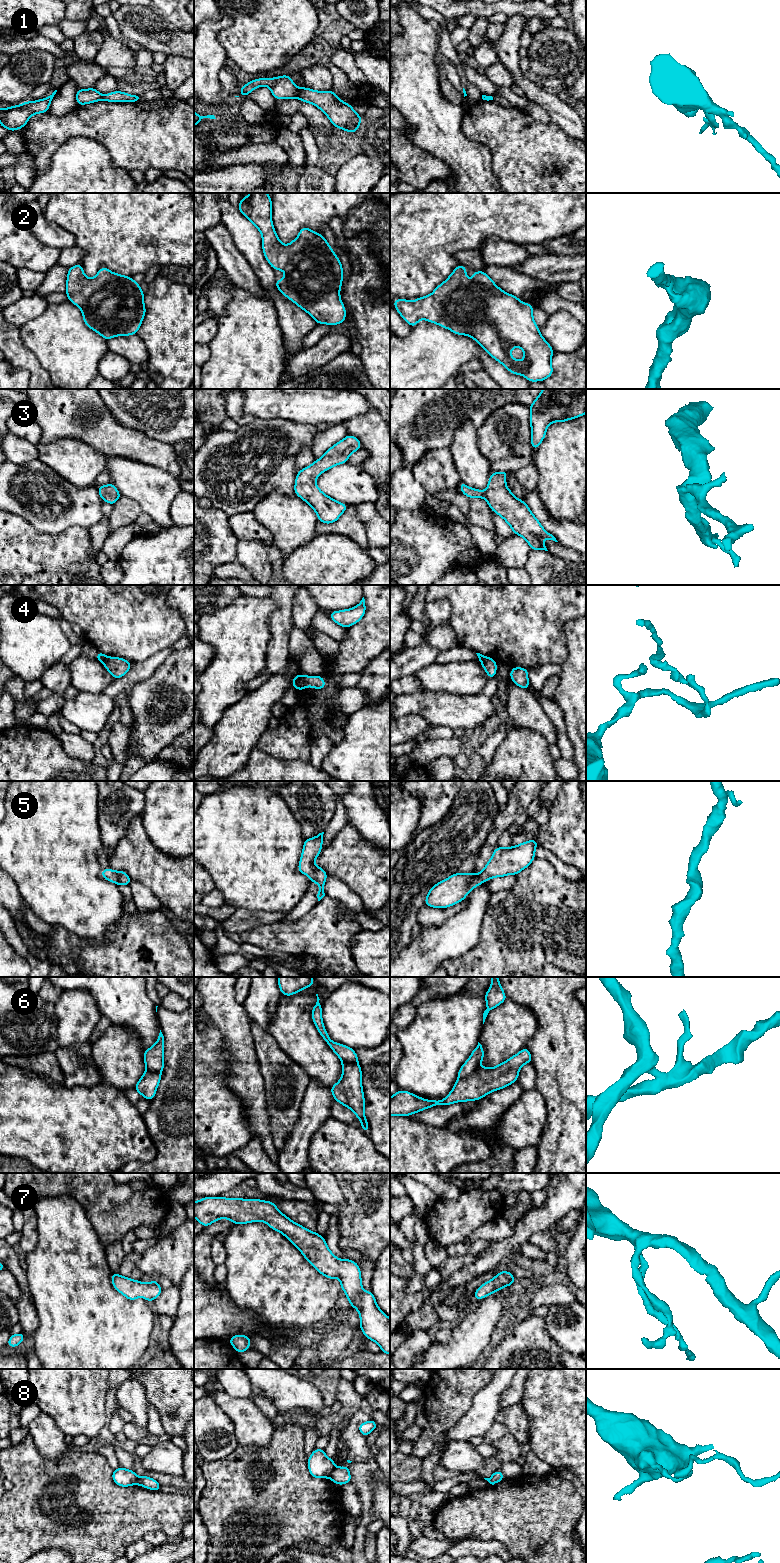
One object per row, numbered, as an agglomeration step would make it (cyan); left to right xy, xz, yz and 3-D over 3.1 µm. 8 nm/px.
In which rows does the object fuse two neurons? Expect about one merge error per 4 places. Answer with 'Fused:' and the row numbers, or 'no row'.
Fused: 1, 4, 6, 8

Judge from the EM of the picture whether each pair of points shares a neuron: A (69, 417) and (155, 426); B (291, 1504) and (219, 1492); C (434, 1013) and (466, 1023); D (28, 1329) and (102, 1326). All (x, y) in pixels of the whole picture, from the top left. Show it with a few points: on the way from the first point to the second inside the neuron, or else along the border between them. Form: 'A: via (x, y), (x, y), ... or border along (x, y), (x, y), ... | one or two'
A: border along (104, 403), (118, 422), (140, 431) | two
B: via (273, 1502), (251, 1500), (241, 1492), (237, 1492) | one
C: via (442, 1021), (444, 1023), (458, 1023) | one
D: border along (35, 1306), (38, 1326), (30, 1336) | two

